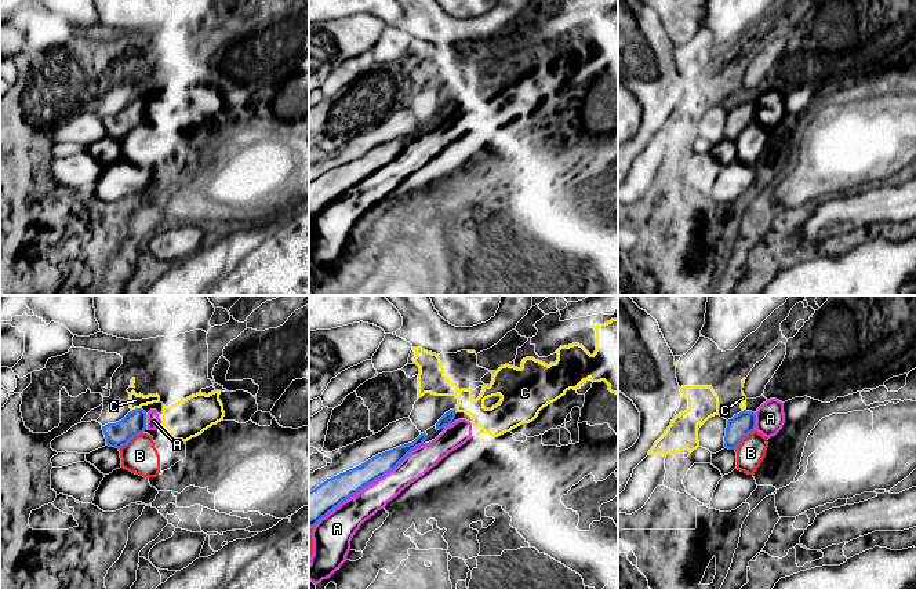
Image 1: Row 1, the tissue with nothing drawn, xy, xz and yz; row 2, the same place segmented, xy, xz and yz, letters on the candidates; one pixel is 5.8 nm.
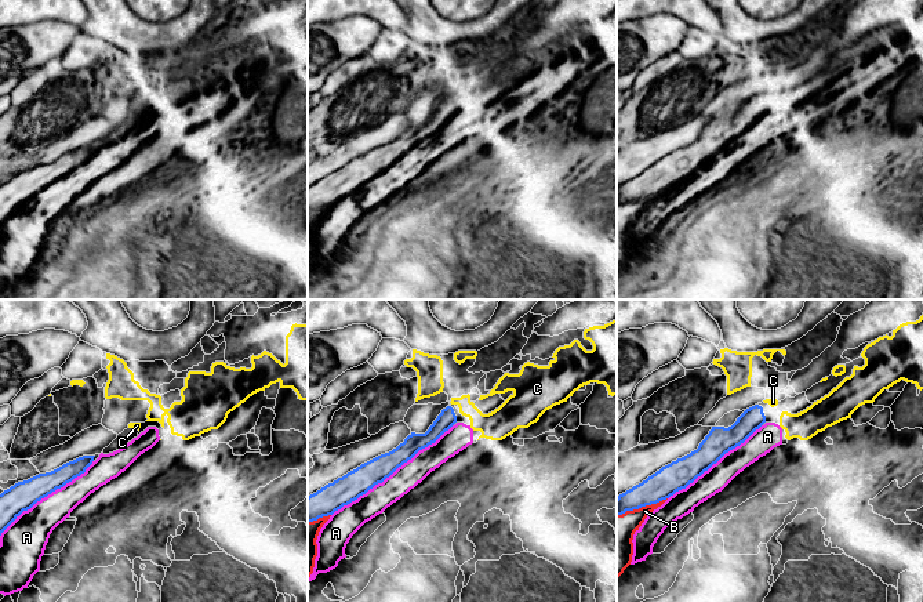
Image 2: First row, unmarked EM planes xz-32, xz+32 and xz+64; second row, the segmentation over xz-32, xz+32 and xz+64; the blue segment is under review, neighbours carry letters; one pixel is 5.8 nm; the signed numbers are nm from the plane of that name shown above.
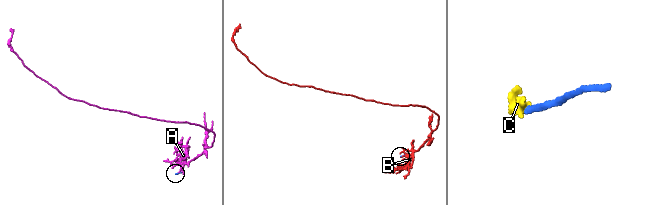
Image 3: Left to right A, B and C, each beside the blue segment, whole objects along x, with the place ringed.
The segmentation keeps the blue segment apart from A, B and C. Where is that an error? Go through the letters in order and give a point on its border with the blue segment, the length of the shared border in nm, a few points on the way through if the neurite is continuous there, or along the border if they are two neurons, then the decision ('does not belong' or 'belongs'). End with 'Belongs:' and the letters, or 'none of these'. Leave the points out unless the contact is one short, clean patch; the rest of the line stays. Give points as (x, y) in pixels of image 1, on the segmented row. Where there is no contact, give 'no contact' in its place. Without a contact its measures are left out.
A: contact xz (367, 484); length 800 nm; does not belong
B: contact xy (130, 439); length 170 nm; does not belong
C: contact xy (135, 408); length 60 nm; border xy (140, 407), (131, 411); does not belong
Belongs: none of these

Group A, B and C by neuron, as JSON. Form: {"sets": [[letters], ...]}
{"sets": [["A", "C"], ["B"]]}

